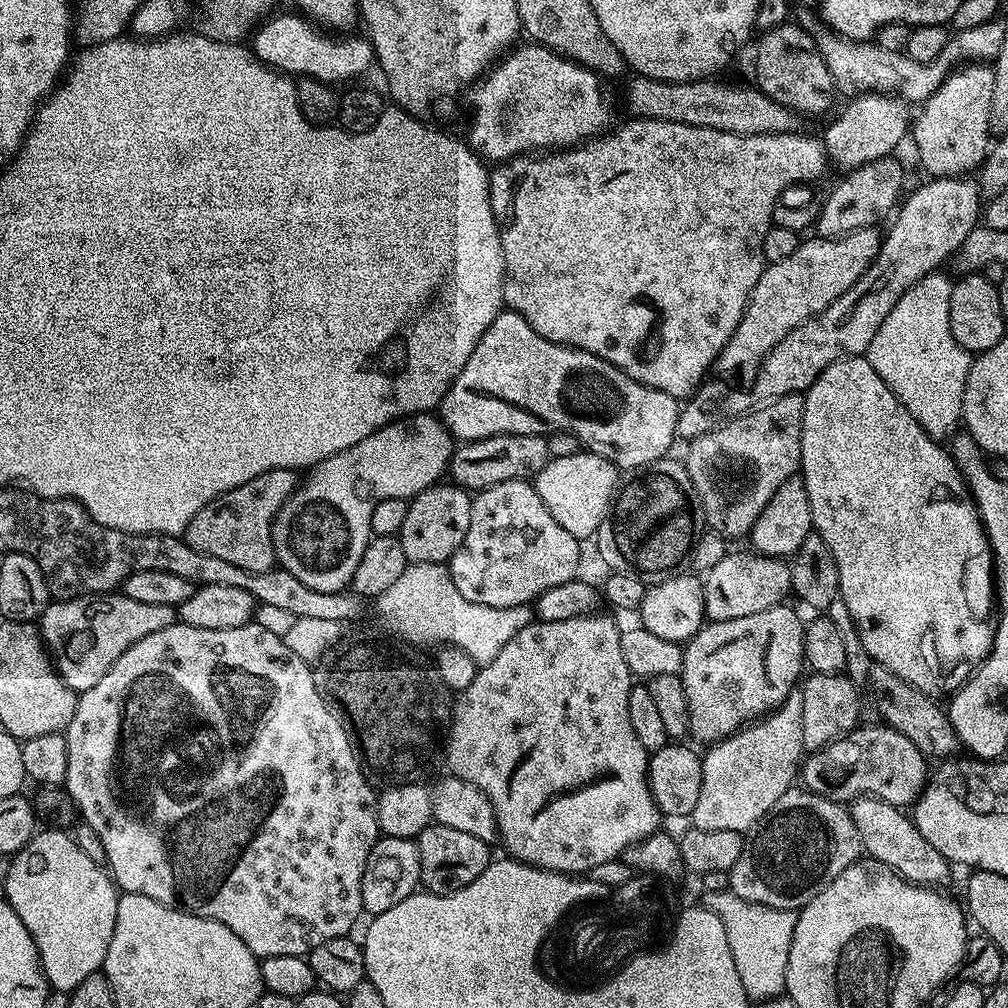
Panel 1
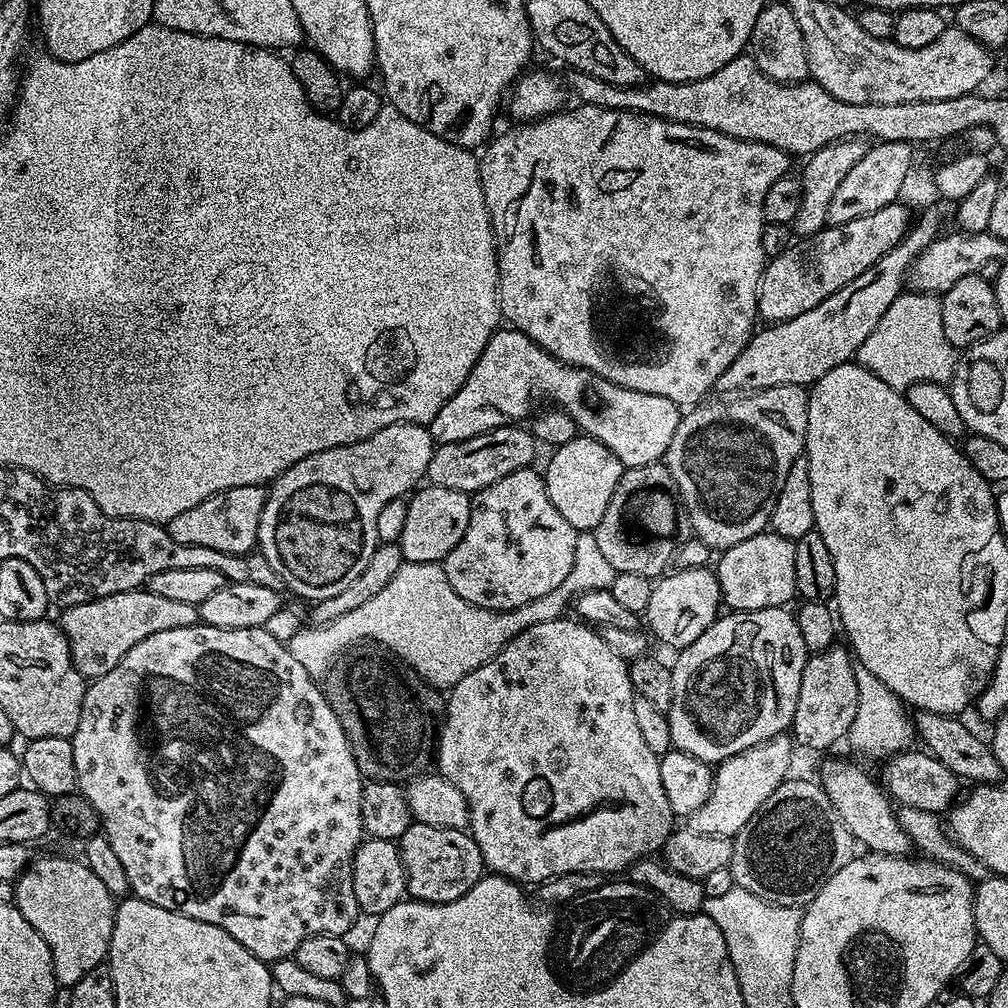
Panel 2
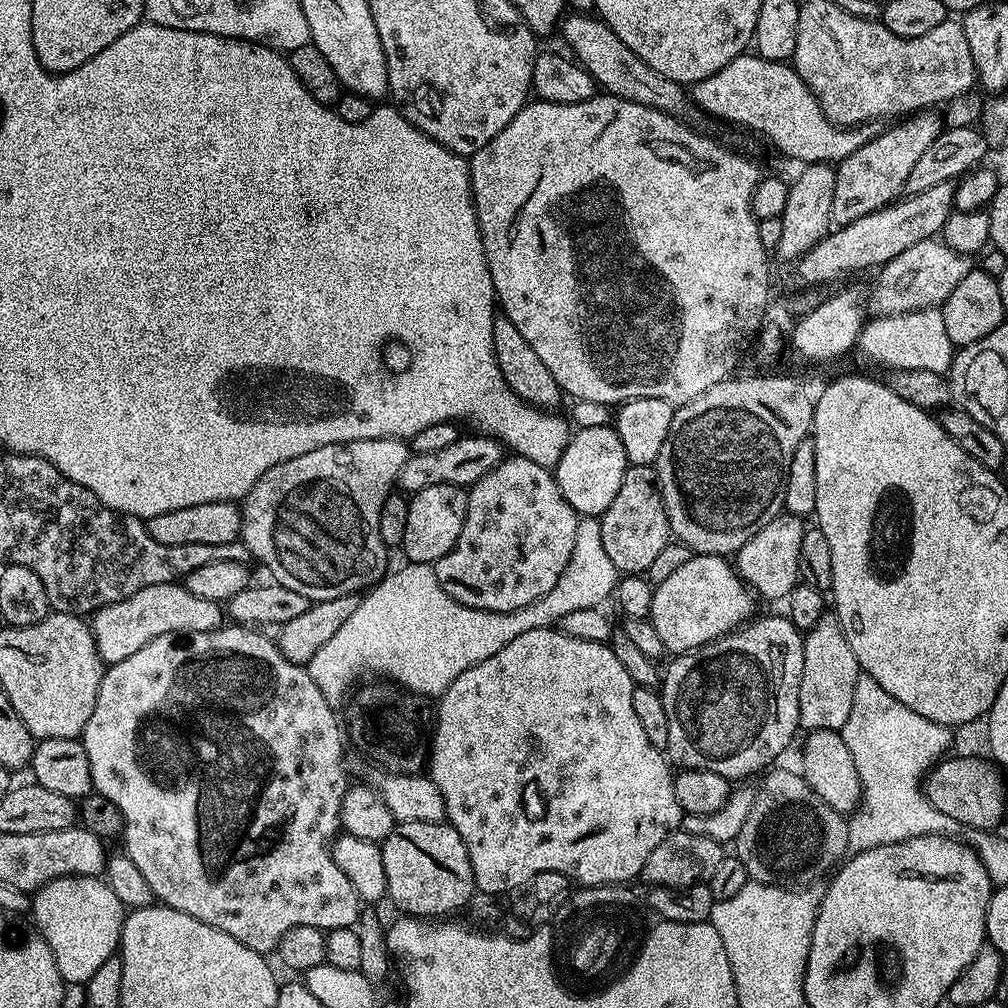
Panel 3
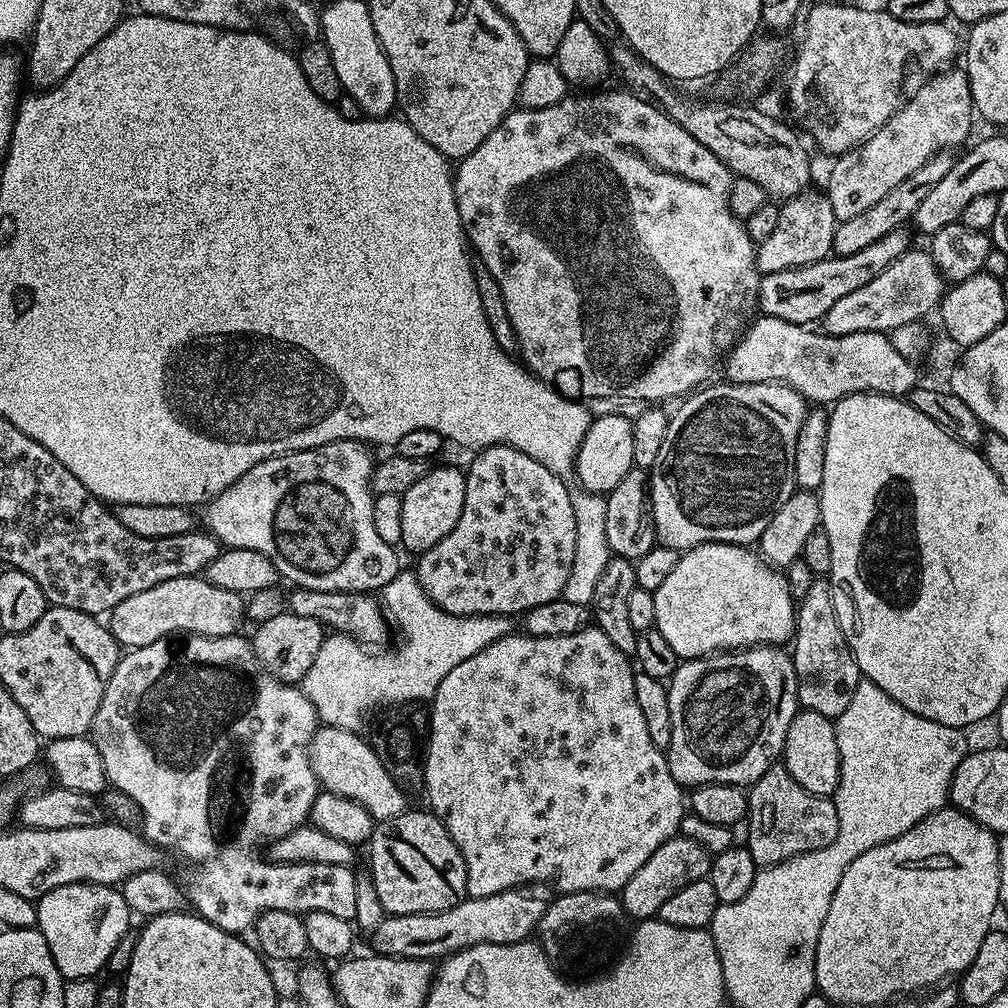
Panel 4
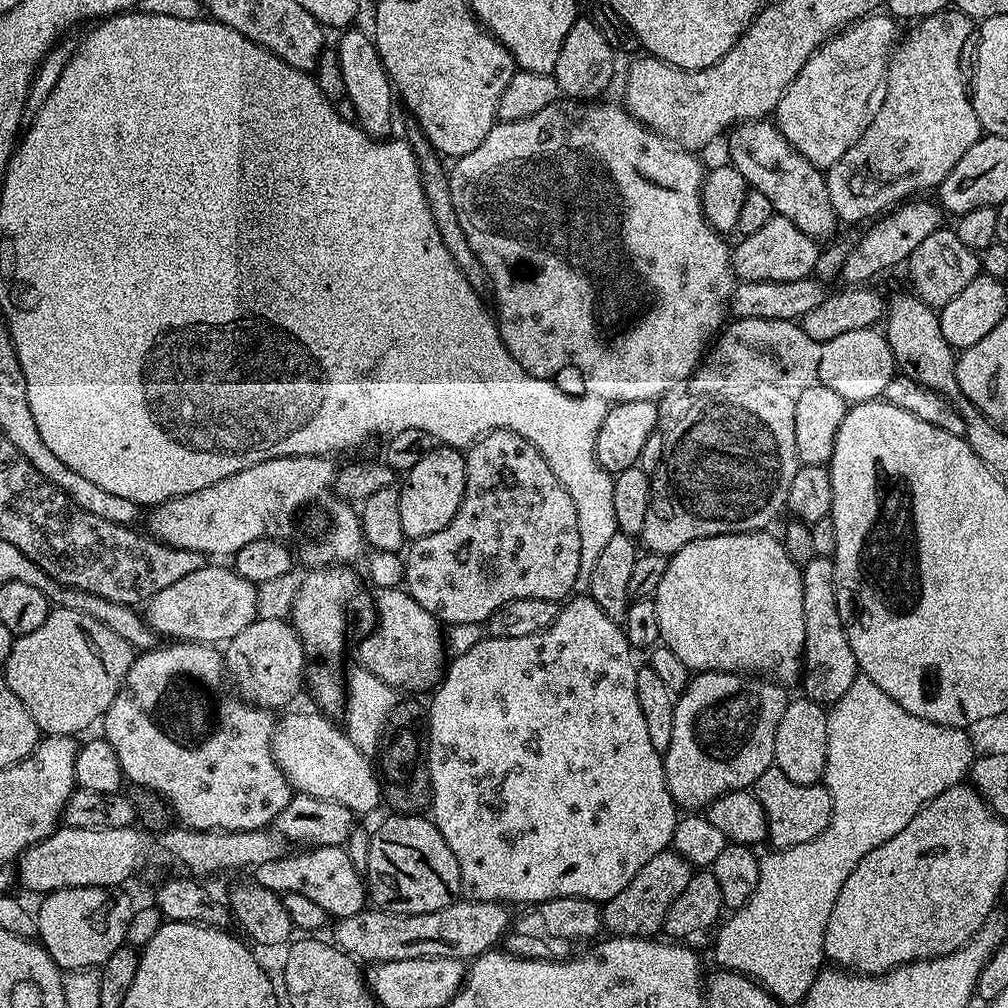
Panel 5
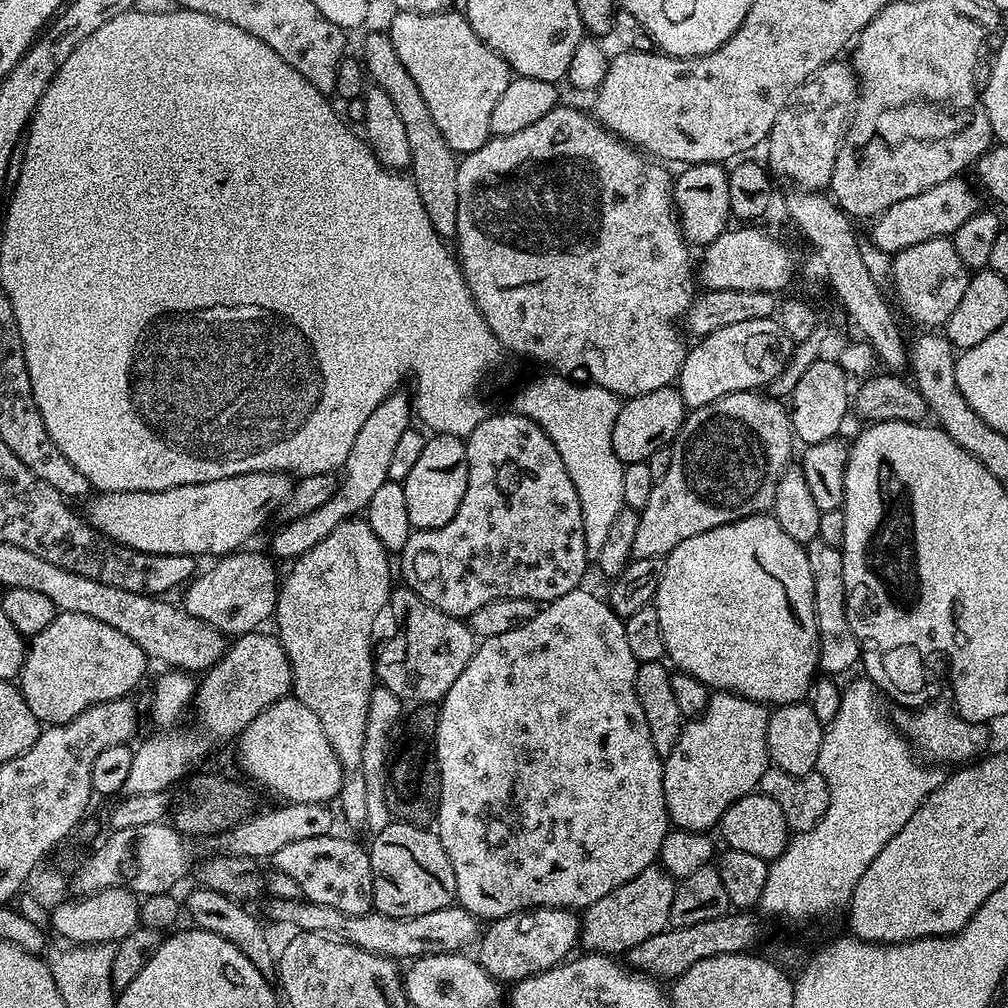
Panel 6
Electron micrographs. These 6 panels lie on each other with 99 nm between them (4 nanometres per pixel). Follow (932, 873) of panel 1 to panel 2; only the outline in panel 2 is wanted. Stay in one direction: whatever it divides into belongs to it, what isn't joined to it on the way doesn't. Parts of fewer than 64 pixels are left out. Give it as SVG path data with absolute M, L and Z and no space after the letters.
M828 760L820 768L818 783L830 798L834 810L838 810L838 818L846 822L852 837L867 851L891 856L906 856L913 851L912 839L900 825L897 809L887 791L877 781L876 785L858 765L848 760Z

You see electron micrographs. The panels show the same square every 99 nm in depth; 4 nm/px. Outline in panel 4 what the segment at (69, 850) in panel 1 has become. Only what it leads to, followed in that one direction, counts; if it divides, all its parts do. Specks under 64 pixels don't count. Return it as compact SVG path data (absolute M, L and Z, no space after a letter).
M71 884L70 886L58 886L58 890L50 890L50 894L41 896L36 901L36 927L40 929L42 938L46 938L46 946L50 946L50 954L54 958L54 962L58 966L58 970L65 981L87 980L89 978L99 977L99 972L101 971L103 973L108 967L108 959L110 958L110 954L114 954L114 946L118 946L118 942L122 942L122 938L129 935L130 928L128 928L128 923L131 920L134 920L134 914L126 906L126 898L123 891L119 887L109 886L107 884Z

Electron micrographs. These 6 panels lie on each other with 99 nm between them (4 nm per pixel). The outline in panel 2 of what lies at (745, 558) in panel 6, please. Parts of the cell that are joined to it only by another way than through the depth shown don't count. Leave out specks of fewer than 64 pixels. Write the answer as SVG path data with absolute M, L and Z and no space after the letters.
M711 567L672 570L665 580L657 579L653 583L650 606L646 613L646 628L648 624L647 631L653 637L656 635L662 643L669 644L672 650L679 650L690 646L690 642L694 642L702 630L709 628L721 608L720 584Z

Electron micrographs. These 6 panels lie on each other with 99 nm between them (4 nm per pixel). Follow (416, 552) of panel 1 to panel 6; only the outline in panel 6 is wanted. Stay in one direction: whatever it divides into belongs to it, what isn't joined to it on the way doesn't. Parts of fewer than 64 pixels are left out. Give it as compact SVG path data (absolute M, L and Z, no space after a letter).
M445 432L432 434L427 437L422 446L422 455L418 463L412 467L410 474L404 479L404 493L406 494L406 511L410 513L413 529L441 528L458 514L458 506L462 506L462 494L466 494L468 481L468 459L466 458L466 443L461 437L451 436Z

